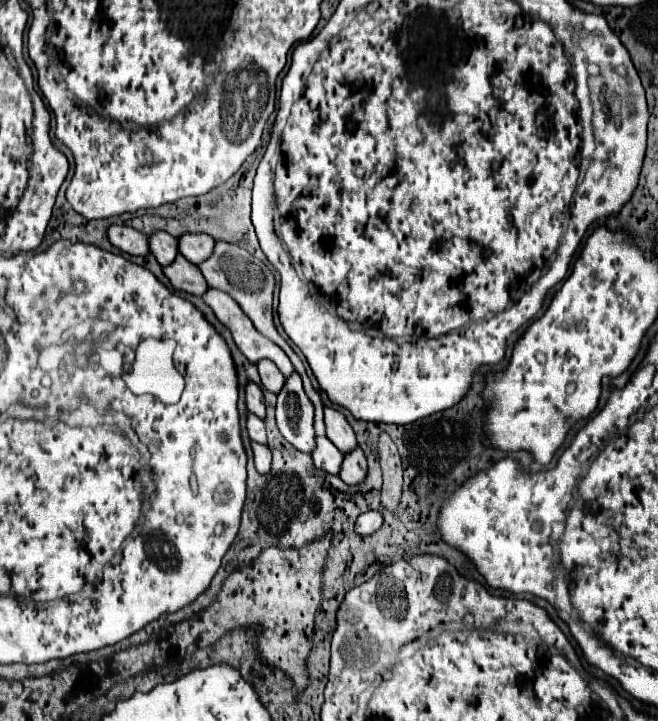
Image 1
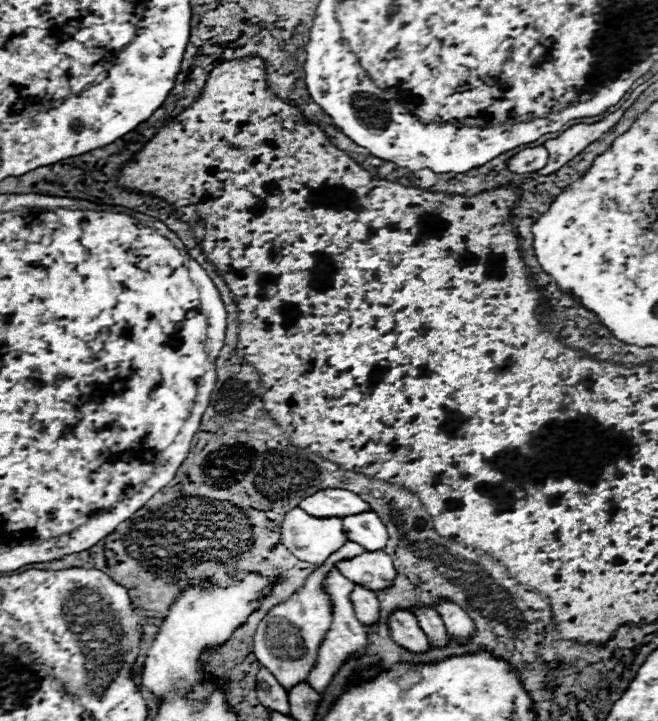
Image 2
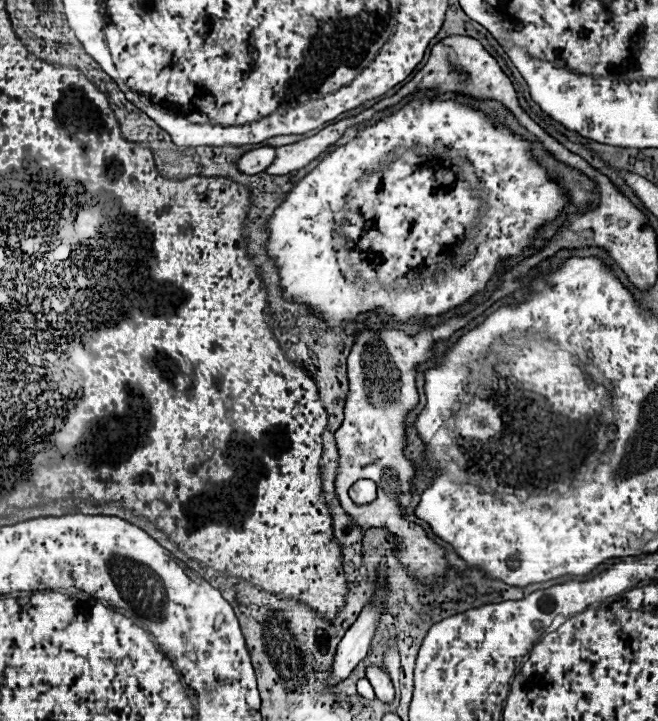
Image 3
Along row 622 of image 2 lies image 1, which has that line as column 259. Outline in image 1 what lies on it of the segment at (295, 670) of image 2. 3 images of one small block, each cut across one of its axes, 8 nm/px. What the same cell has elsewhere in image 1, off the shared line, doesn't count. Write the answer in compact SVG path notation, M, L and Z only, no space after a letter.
M216 242L216 250L214 254L198 264L198 268L202 270L206 282L212 286L212 288L218 288L222 292L228 292L238 304L240 308L246 312L246 316L252 318L254 326L266 336L270 338L274 344L278 344L286 354L288 358L292 360L296 372L302 376L302 380L306 380L306 370L304 370L304 364L302 360L296 356L296 352L290 348L290 344L278 334L276 326L274 326L274 320L272 320L272 298L274 298L274 272L258 258L254 258L248 250L236 246L236 244L226 244L226 242Z

